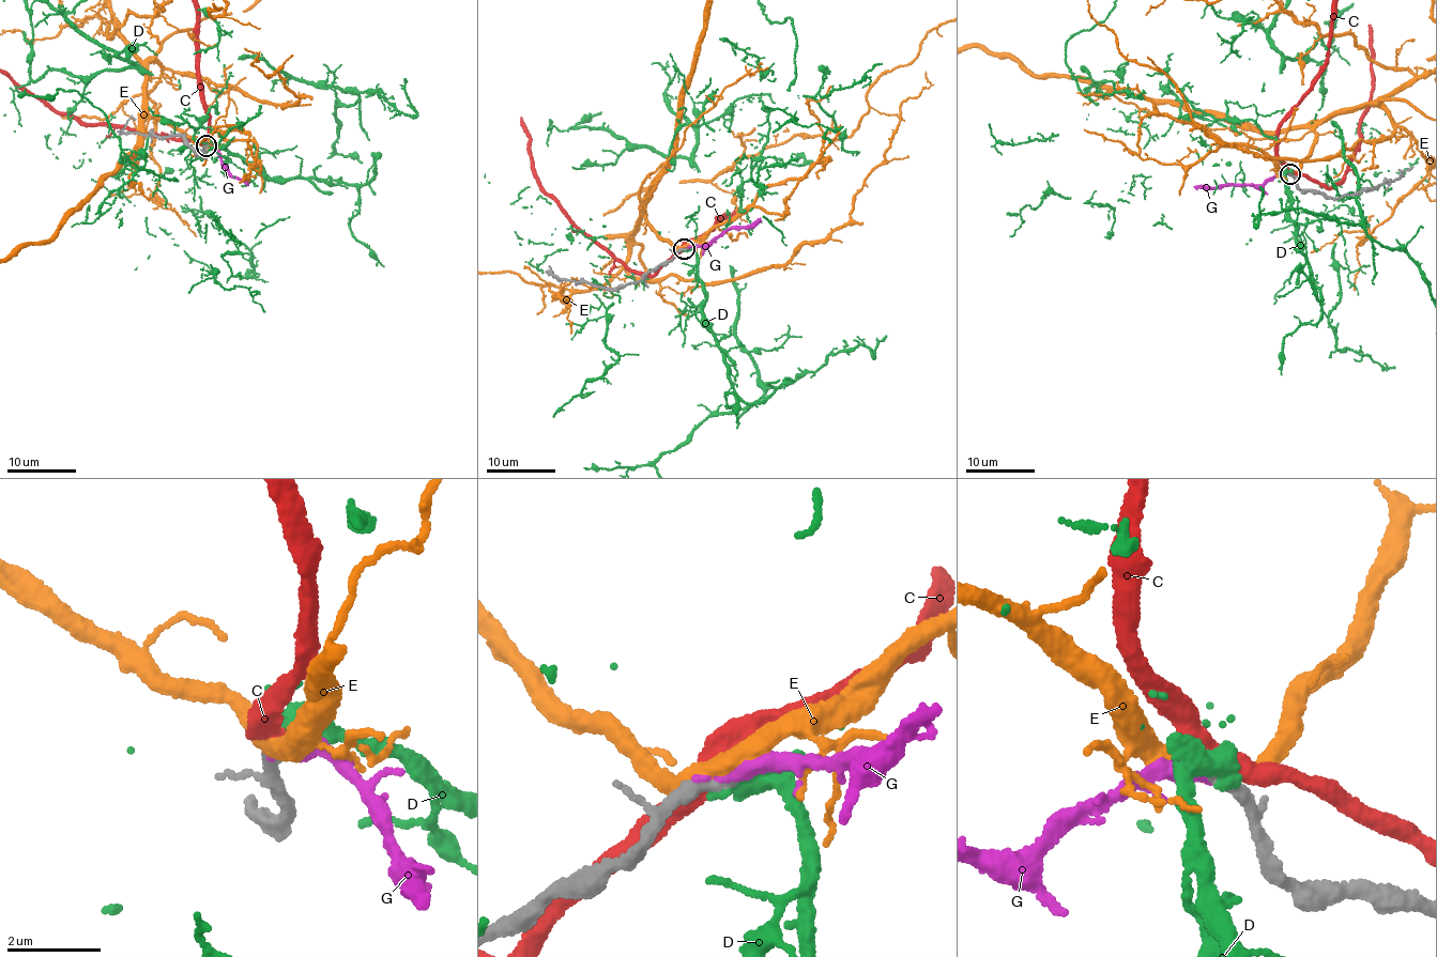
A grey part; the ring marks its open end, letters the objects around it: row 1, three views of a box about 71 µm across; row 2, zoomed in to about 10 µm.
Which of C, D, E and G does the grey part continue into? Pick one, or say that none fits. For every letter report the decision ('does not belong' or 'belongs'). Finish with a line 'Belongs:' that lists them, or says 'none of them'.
C: does not belong
D: does not belong
E: does not belong
G: belongs
Belongs: G

